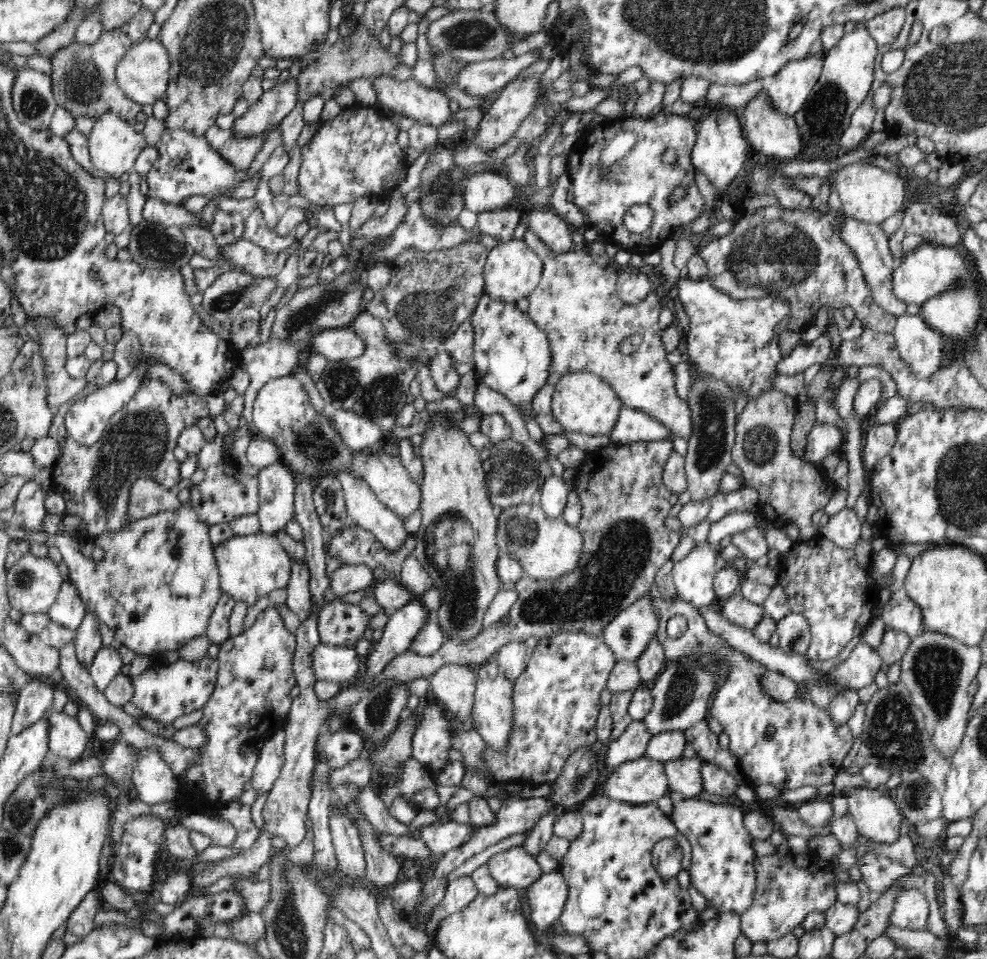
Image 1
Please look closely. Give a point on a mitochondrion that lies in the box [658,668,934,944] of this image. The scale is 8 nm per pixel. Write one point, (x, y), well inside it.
(894, 738)

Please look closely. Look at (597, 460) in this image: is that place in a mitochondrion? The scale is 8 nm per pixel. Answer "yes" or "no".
no

